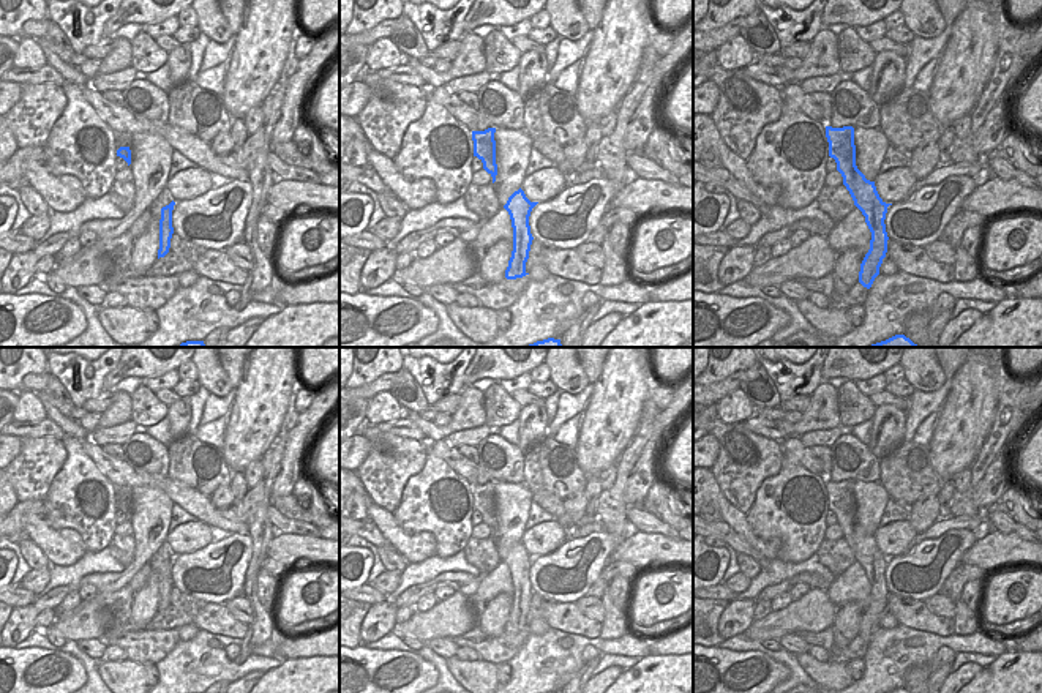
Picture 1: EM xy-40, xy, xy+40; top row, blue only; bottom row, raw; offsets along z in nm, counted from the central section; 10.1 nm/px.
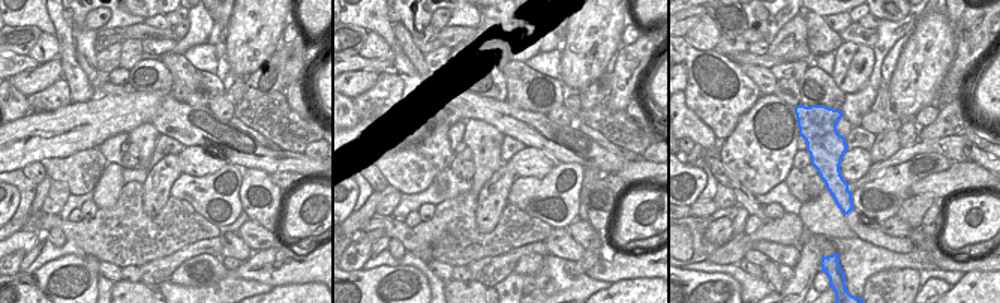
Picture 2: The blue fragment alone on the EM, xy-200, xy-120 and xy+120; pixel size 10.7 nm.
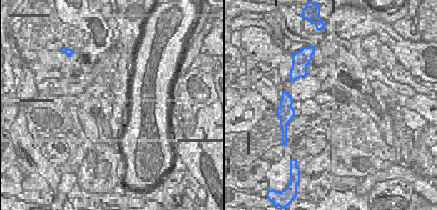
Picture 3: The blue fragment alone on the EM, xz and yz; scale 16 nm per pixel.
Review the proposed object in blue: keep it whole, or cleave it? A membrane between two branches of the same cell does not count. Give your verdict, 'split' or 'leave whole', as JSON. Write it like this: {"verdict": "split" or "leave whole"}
{"verdict": "leave whole"}

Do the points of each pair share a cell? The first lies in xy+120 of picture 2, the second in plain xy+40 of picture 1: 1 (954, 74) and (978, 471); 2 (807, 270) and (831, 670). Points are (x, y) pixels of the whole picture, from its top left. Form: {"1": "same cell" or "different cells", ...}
{"1": "same cell", "2": "different cells"}

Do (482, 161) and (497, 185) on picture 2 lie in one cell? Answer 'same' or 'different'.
different

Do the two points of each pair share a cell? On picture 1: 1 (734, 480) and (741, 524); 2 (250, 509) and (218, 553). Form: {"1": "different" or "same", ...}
{"1": "different", "2": "different"}

